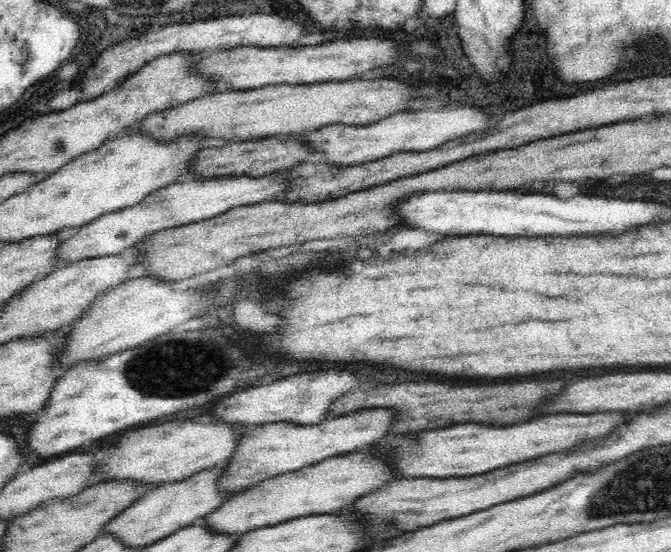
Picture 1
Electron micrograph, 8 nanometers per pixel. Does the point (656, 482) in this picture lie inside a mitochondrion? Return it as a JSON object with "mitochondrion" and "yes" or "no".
{"mitochondrion":"yes"}

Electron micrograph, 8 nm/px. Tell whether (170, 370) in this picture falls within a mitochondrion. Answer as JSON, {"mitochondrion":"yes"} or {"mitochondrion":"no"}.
{"mitochondrion":"yes"}

